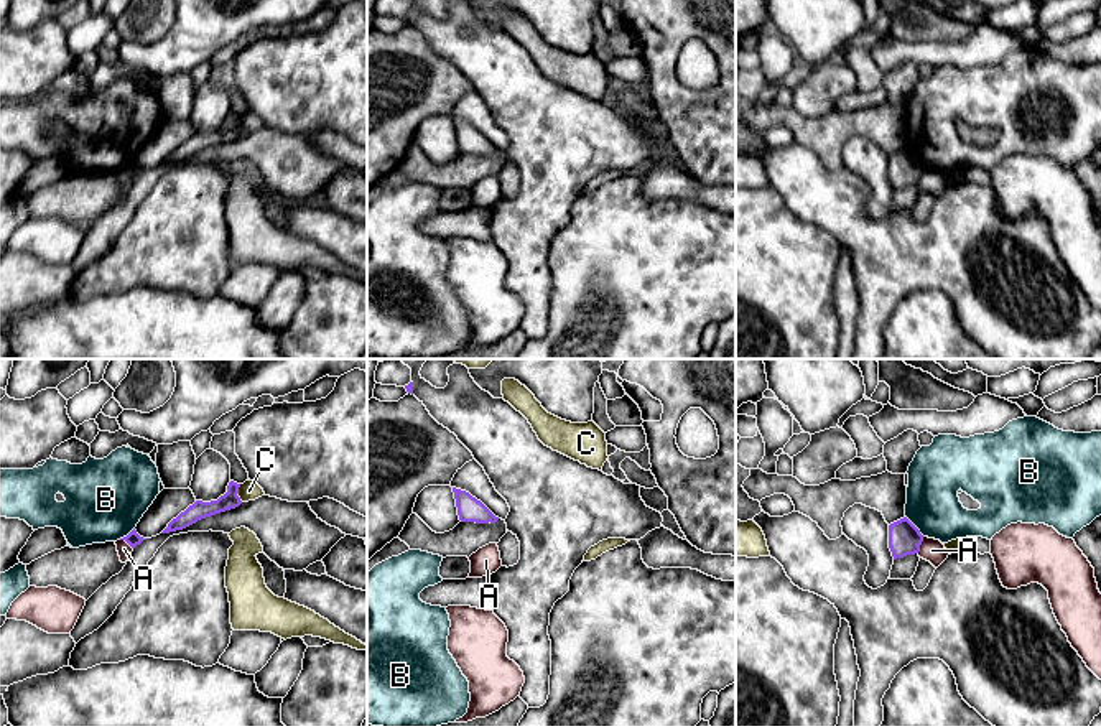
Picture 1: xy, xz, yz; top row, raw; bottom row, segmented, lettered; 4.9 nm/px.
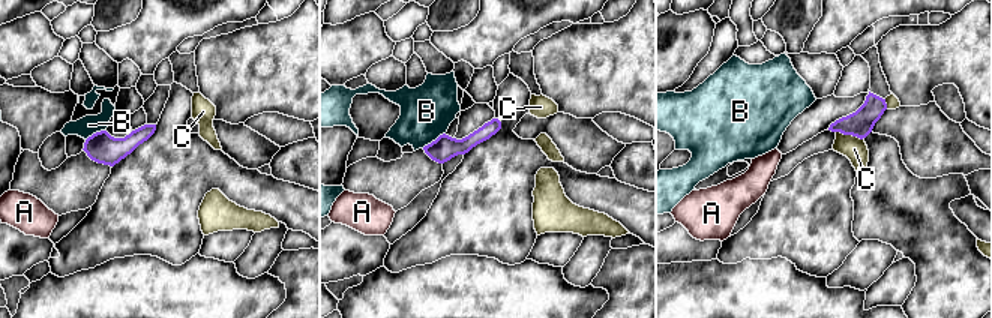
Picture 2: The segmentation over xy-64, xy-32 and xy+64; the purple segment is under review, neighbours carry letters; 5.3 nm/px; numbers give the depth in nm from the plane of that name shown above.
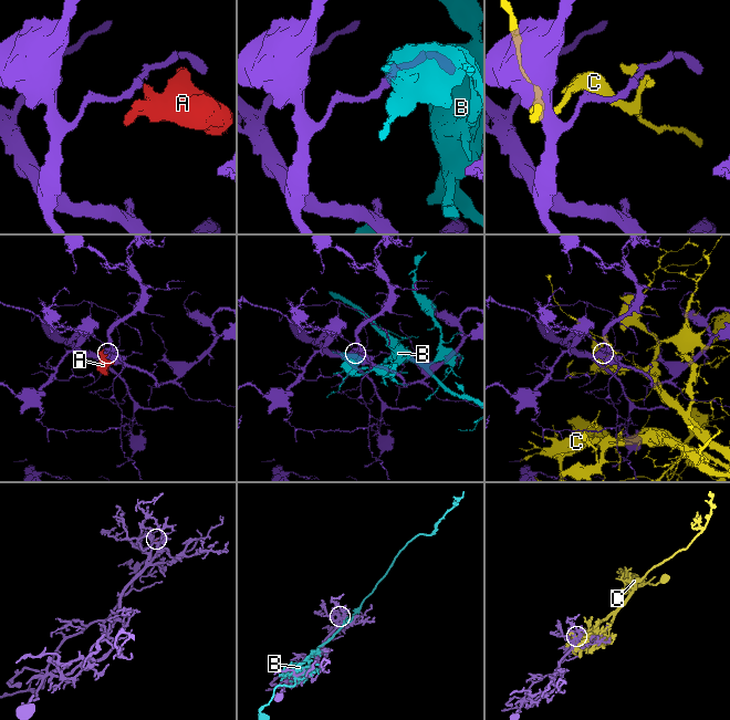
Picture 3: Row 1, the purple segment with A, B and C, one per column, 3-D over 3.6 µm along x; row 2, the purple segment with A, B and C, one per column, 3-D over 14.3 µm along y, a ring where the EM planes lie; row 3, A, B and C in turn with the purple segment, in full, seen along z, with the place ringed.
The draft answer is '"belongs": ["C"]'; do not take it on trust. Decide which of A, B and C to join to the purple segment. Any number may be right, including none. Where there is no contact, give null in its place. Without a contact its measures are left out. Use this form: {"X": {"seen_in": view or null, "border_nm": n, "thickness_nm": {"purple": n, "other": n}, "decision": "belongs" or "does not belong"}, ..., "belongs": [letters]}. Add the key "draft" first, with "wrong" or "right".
{"draft": "wrong", "A": {"seen_in": "yz", "border_nm": 90, "thickness_nm": {"purple": 160, "other": 120}, "decision": "does not belong"}, "B": {"seen_in": "yz", "border_nm": 140, "thickness_nm": {"purple": 160, "other": 260}, "decision": "does not belong"}, "C": {"seen_in": "xy", "border_nm": 90, "thickness_nm": {"purple": 90, "other": 100}, "decision": "does not belong"}, "belongs": []}

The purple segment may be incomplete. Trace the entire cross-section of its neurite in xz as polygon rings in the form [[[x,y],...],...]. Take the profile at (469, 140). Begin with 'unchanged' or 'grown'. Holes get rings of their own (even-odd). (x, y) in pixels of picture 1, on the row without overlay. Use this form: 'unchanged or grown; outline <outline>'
unchanged; outline [[[453,119],[458,147],[461,153],[495,155],[495,148],[481,132],[469,123]]]

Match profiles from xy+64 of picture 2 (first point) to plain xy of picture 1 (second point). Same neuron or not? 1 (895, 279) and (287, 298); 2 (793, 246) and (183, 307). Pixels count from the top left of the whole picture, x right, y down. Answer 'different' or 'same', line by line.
1: same
2: different

